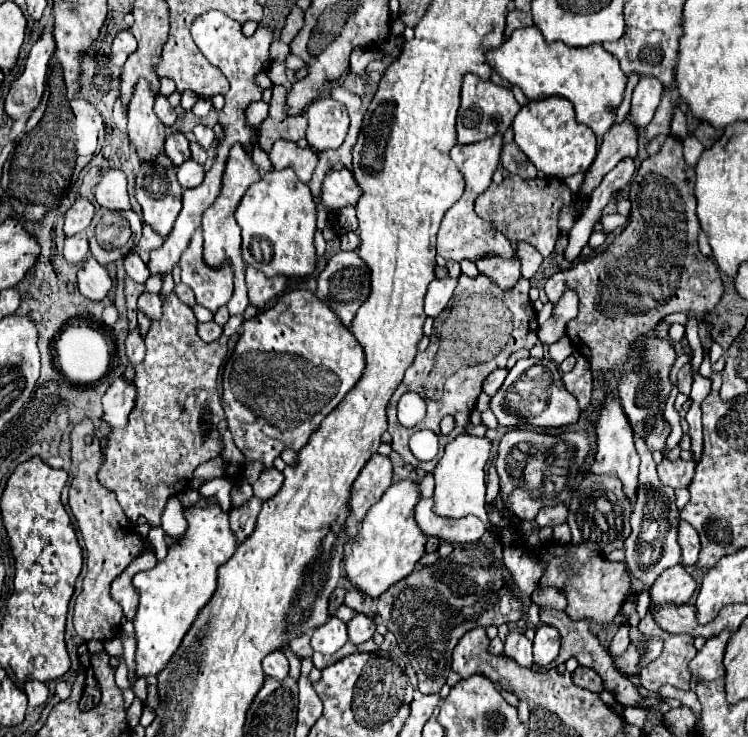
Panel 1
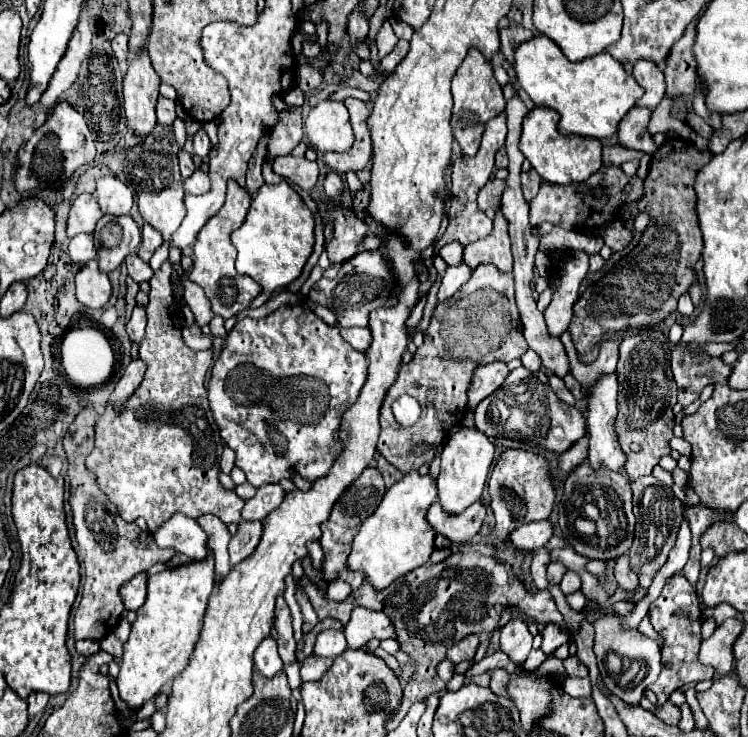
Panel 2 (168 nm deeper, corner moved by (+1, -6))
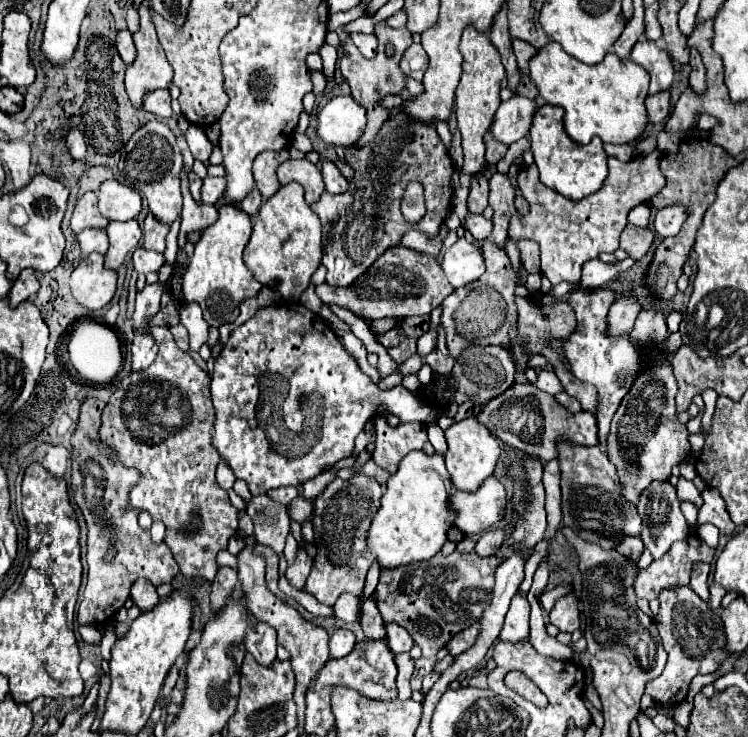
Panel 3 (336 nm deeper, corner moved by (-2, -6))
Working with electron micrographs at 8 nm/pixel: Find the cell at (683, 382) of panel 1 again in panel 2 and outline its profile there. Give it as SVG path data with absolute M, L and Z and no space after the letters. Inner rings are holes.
M675 346L671 352L671 370L679 388L679 404L685 408L695 402L709 384L727 384L731 364L707 354L693 354L687 346Z

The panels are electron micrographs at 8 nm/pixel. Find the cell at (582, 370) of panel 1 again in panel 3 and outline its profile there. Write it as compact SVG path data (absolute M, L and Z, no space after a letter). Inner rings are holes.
M540 370L540 372L538 372L538 382L536 382L536 386L538 386L540 390L552 394L552 396L564 392L564 386L560 384L558 376L556 376L552 370Z

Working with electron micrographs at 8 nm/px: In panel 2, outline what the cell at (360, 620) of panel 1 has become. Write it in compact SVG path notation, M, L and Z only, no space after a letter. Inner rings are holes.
M355 608L351 612L351 620L343 628L343 632L347 636L349 648L361 648L371 638L379 638L379 640L397 638L393 622L383 612L375 612L375 610L367 610L367 608Z

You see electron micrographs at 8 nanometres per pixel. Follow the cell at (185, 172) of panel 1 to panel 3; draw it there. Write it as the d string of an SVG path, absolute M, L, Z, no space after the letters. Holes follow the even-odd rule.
M206 176L200 188L200 198L204 204L216 204L226 188L226 180L224 178L214 178L214 176Z

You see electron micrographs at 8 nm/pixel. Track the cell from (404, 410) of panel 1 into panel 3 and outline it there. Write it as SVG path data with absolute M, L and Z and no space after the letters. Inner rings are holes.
M302 304L262 308L238 326L214 362L210 392L216 412L212 444L230 464L236 478L248 482L252 496L266 494L280 486L300 486L326 472L338 460L348 458L354 450L354 438L380 406L386 406L400 422L434 422L438 418L434 408L428 408L420 396L404 386L380 390L380 386L360 370L356 358L346 352L334 330Z

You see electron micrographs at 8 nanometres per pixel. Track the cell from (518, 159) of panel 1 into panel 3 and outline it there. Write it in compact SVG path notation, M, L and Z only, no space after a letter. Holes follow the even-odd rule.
M488 134L484 138L484 142L486 142L486 162L488 164L498 164L504 158L508 146L500 144L498 140L492 140L492 136L488 136Z

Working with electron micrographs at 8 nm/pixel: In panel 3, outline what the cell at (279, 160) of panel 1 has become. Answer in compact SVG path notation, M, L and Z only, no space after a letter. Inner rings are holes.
M306 158L282 162L278 166L278 180L282 186L290 182L298 182L304 188L304 196L308 204L316 202L324 192L324 182L322 182L322 174L318 166L314 166Z

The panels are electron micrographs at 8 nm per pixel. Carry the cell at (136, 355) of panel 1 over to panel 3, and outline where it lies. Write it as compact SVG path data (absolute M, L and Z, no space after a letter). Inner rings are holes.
M158 282L138 292L136 310L132 316L134 328L142 328L148 326L148 322L152 322L152 318L160 312L160 296L162 296L162 286Z

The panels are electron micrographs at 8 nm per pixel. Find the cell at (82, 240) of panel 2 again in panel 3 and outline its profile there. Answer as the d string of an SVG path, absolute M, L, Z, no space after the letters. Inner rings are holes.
M82 230L78 234L78 242L80 242L80 250L84 256L98 252L98 254L106 254L108 250L108 236L104 230Z

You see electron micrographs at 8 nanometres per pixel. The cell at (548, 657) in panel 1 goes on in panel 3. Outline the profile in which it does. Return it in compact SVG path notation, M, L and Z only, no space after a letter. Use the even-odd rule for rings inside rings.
M574 594L560 598L552 612L550 612L550 624L554 624L560 632L574 632L580 626L580 612L578 612L578 602Z

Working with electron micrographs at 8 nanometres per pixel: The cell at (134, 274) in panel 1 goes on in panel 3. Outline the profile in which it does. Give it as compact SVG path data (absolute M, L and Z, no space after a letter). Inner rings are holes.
M138 248L132 254L132 260L134 260L134 270L140 272L140 274L158 272L160 266L164 264L164 256L162 254L152 252L152 250L144 250L144 248Z

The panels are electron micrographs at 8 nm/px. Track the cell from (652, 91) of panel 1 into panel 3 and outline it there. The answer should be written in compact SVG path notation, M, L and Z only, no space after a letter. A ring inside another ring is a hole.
M638 40L632 48L630 58L640 64L650 74L650 94L664 92L672 86L674 66L666 50L662 50L656 42Z

